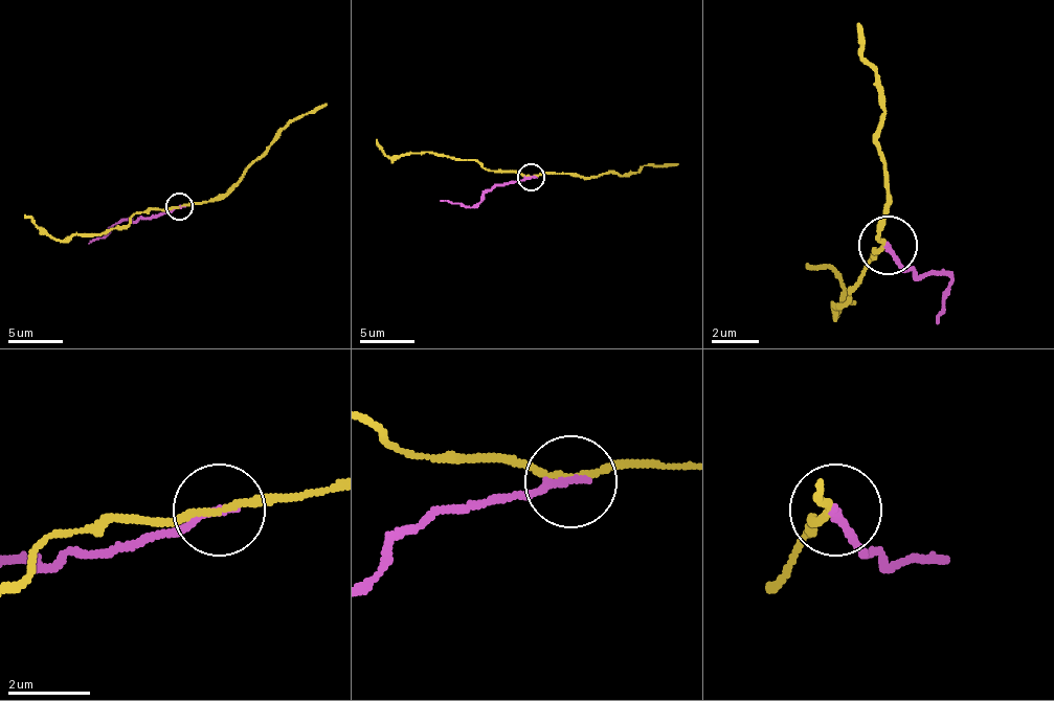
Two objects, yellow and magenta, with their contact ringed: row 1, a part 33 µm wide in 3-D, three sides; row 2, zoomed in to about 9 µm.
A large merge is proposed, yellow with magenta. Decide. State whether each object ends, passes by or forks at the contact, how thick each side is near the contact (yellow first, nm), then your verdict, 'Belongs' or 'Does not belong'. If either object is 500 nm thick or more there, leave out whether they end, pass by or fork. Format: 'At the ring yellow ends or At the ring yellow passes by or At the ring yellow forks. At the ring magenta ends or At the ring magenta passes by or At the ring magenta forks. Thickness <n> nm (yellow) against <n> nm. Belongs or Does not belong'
At the ring yellow passes by. At the ring magenta ends. Thickness 150 nm (yellow) against 220 nm. Does not belong

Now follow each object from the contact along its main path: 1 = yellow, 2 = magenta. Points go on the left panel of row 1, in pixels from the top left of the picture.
1: (180, 207), (218, 199), (291, 120), (327, 104)
2: (180, 207), (120, 224), (88, 243)

